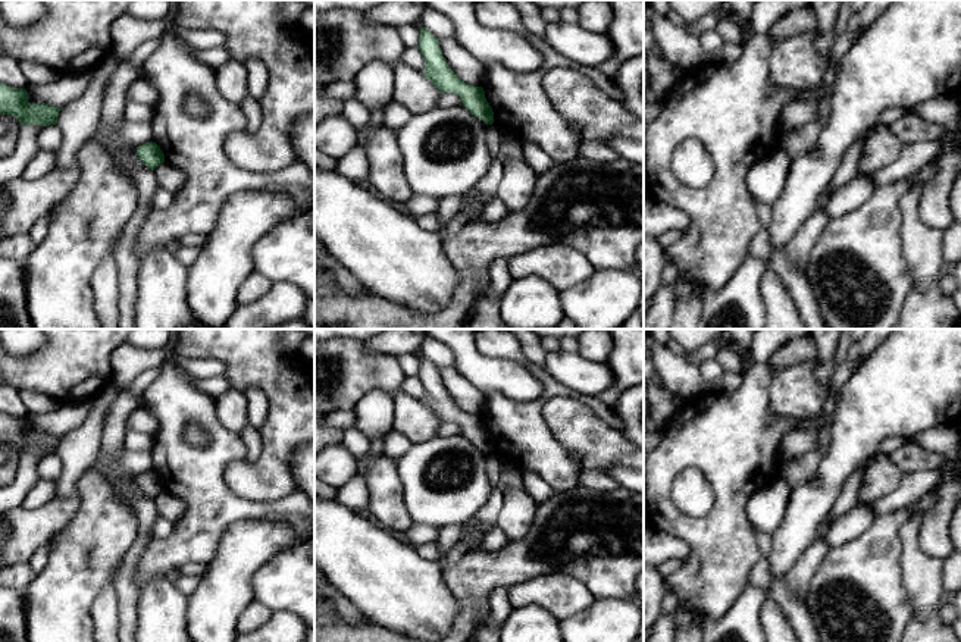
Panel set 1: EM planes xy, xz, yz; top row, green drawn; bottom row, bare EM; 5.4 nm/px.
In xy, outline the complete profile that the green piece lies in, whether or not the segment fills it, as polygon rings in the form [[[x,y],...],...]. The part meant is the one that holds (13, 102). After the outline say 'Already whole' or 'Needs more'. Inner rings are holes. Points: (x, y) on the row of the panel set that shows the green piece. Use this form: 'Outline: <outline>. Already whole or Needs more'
Outline: [[[0,82],[0,113],[12,115],[21,125],[56,125],[60,107],[29,103],[25,88],[13,88]]]. Already whole

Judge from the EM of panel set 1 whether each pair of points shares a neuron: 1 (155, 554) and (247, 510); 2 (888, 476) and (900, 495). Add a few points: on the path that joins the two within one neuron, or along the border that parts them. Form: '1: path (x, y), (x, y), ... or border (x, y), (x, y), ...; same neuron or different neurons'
1: path (178, 548), (218, 510), (224, 510); same neuron
2: border (905, 473), (892, 491), (873, 503); different neurons

